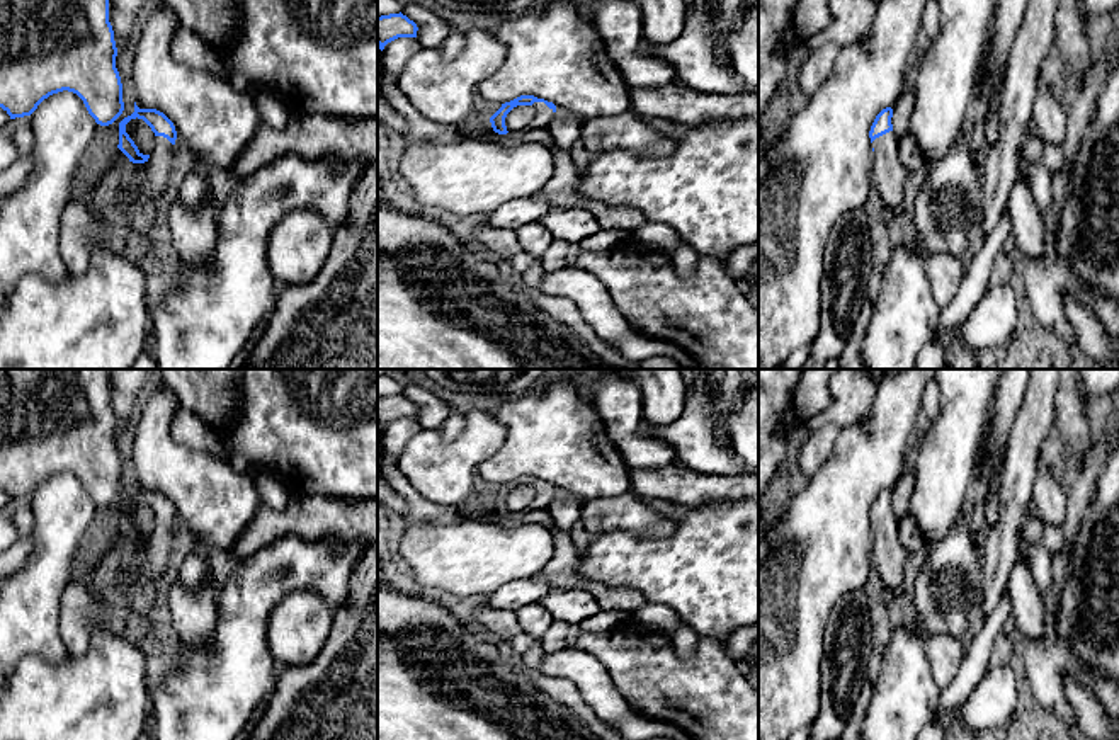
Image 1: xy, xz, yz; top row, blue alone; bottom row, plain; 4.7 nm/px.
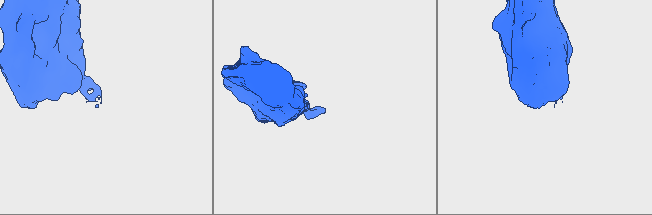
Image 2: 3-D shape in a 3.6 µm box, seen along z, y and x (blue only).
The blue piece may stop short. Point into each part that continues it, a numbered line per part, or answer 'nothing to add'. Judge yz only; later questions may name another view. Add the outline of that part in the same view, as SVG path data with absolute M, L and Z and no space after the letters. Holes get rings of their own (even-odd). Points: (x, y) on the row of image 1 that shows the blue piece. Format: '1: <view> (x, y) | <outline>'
1: yz (890, 176) | M889 131L872 141L874 148L874 182L878 185L883 208L893 211L895 218L901 214L906 197L908 172L900 162L898 136Z

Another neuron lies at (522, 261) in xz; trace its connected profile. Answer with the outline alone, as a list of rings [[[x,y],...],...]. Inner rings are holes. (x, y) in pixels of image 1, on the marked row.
[[[522,250],[517,255],[510,257],[503,265],[508,272],[524,274],[531,265],[537,262],[539,259]]]

